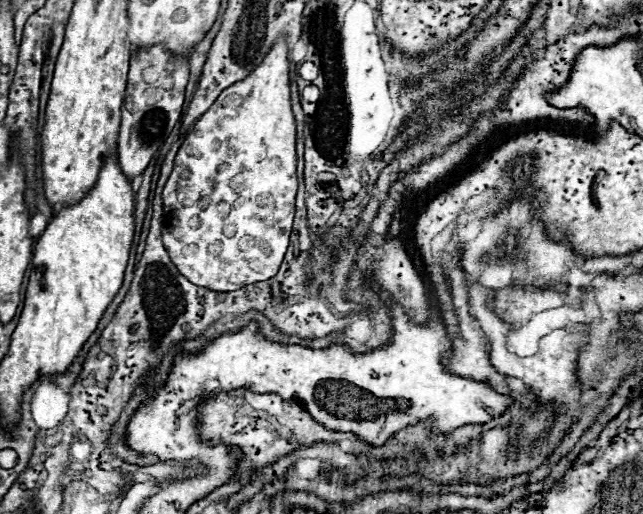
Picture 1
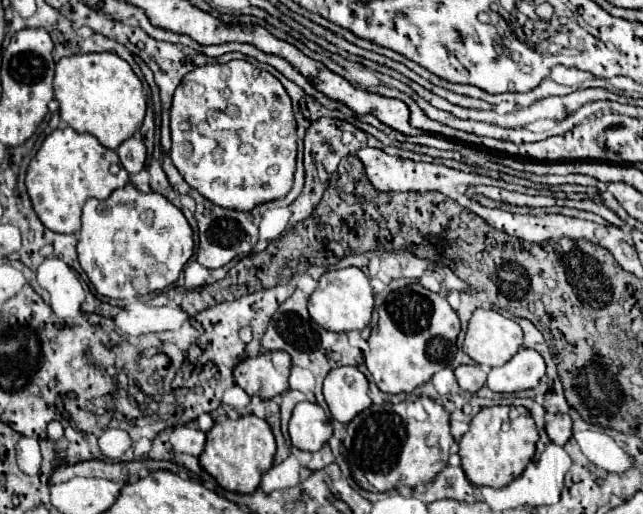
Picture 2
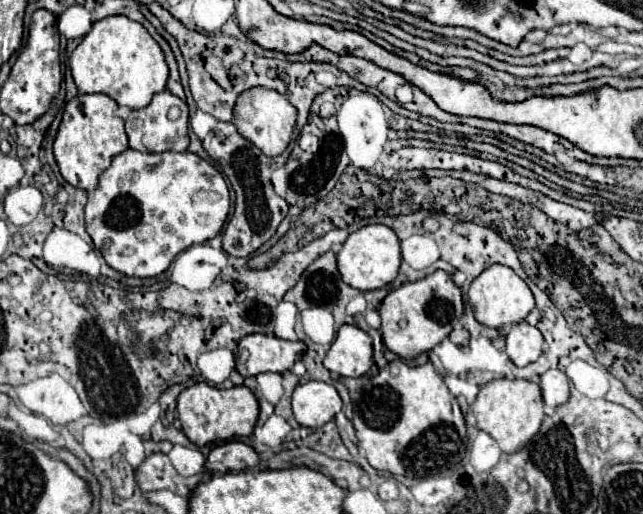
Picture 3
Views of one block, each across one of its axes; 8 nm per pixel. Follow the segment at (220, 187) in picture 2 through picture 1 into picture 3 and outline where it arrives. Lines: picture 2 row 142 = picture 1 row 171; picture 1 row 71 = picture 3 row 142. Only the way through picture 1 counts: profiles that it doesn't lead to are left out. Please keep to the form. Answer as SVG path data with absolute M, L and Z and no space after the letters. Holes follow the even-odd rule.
M250 88L242 92L242 96L236 102L234 108L234 118L232 122L236 124L238 132L246 136L250 142L254 142L266 156L278 156L286 150L290 144L294 126L296 126L296 108L290 104L290 100L274 90L268 88Z

